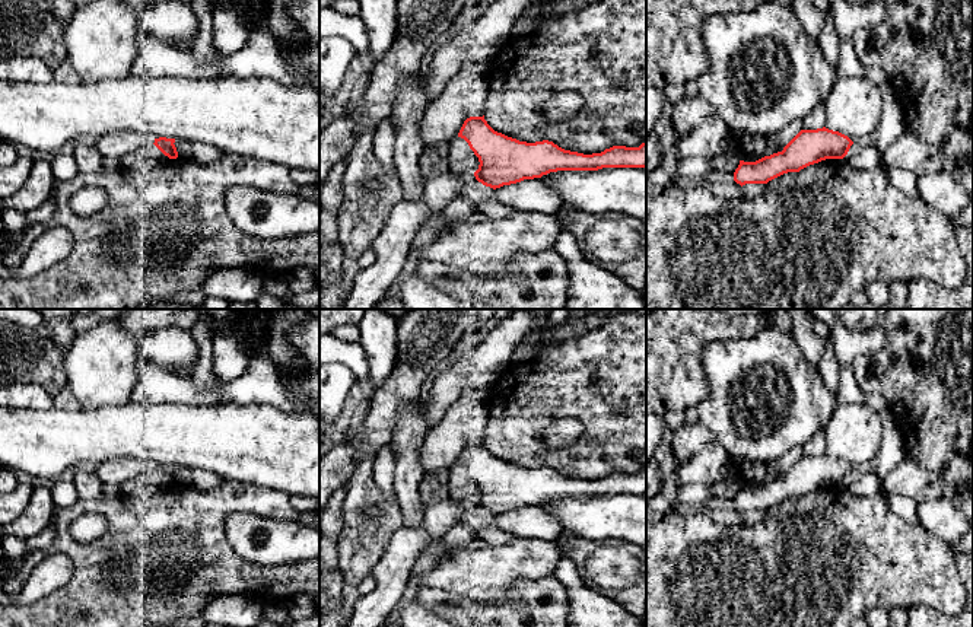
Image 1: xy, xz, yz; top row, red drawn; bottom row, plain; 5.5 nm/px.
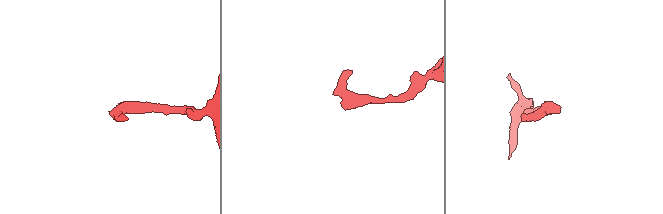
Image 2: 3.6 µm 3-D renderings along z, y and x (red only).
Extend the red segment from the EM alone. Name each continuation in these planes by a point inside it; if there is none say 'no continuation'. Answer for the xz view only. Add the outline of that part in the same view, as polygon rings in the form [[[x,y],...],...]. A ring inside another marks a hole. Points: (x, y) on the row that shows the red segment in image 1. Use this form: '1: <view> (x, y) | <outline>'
1: xz (391, 247) | [[[448,169],[425,181],[425,194],[419,201],[400,200],[391,209],[381,233],[372,241],[375,264],[356,274],[340,309],[373,309],[406,267],[411,242],[425,219],[441,211],[461,194],[465,184],[474,181],[474,174]]]

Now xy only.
1: xy (115, 145) | [[[115,131],[92,141],[104,157],[121,159],[123,156],[155,143],[155,139],[137,131]]]

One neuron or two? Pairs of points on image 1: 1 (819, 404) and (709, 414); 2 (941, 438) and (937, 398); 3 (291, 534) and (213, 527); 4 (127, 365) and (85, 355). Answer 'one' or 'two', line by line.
1: one
2: one
3: two
4: one

